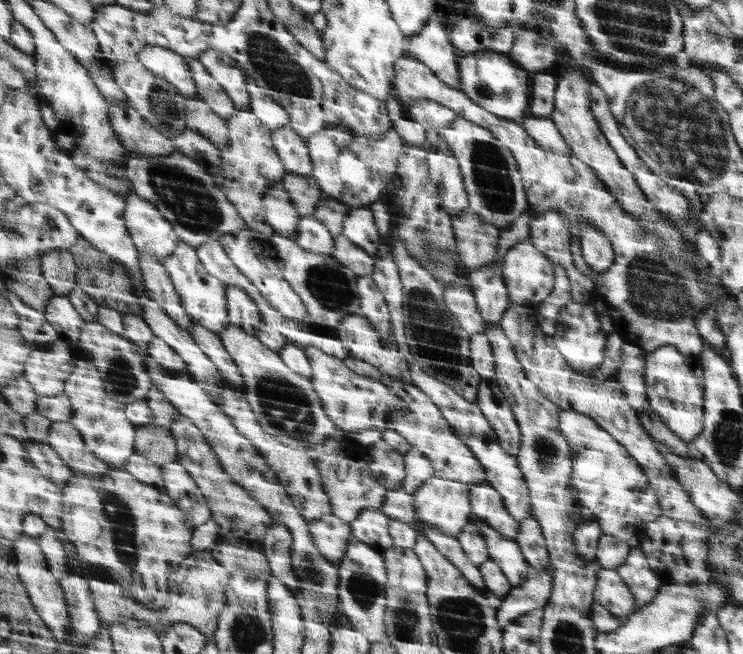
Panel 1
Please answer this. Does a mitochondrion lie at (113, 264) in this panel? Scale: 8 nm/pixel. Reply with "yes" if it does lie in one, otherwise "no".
no

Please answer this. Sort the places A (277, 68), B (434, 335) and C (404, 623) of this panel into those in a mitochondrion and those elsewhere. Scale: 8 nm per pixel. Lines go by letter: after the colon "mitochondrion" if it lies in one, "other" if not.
A: mitochondrion
B: mitochondrion
C: mitochondrion

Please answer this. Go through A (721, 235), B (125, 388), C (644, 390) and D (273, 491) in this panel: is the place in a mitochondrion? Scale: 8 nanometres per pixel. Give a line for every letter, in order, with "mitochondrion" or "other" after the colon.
A: other
B: mitochondrion
C: other
D: other

